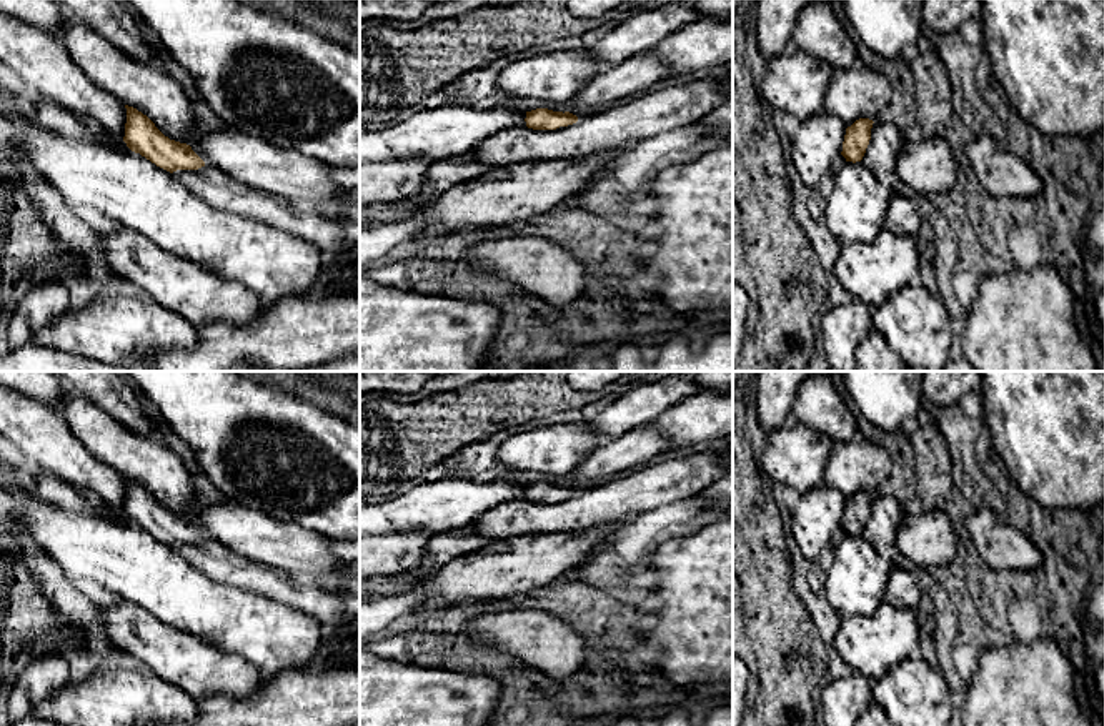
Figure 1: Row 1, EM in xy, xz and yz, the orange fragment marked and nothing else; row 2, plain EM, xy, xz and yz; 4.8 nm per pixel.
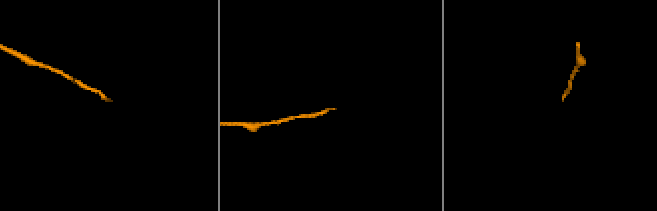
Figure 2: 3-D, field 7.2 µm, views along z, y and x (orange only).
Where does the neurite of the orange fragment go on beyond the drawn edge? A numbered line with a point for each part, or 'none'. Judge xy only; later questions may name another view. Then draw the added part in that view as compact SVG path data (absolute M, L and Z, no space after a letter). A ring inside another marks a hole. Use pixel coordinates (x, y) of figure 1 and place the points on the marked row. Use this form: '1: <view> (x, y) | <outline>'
1: xy (320, 230) | M205 165L198 170L177 170L173 177L211 206L290 231L325 258L353 246L341 240L340 221L331 216L298 211L288 198L240 183L220 170Z

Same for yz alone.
none

